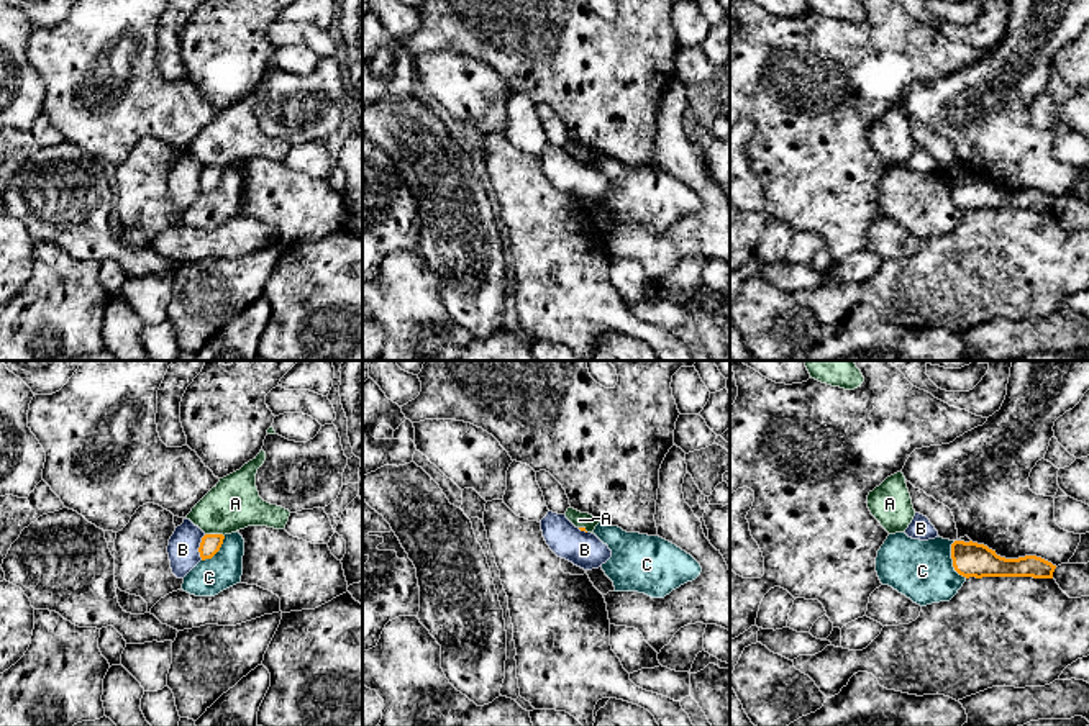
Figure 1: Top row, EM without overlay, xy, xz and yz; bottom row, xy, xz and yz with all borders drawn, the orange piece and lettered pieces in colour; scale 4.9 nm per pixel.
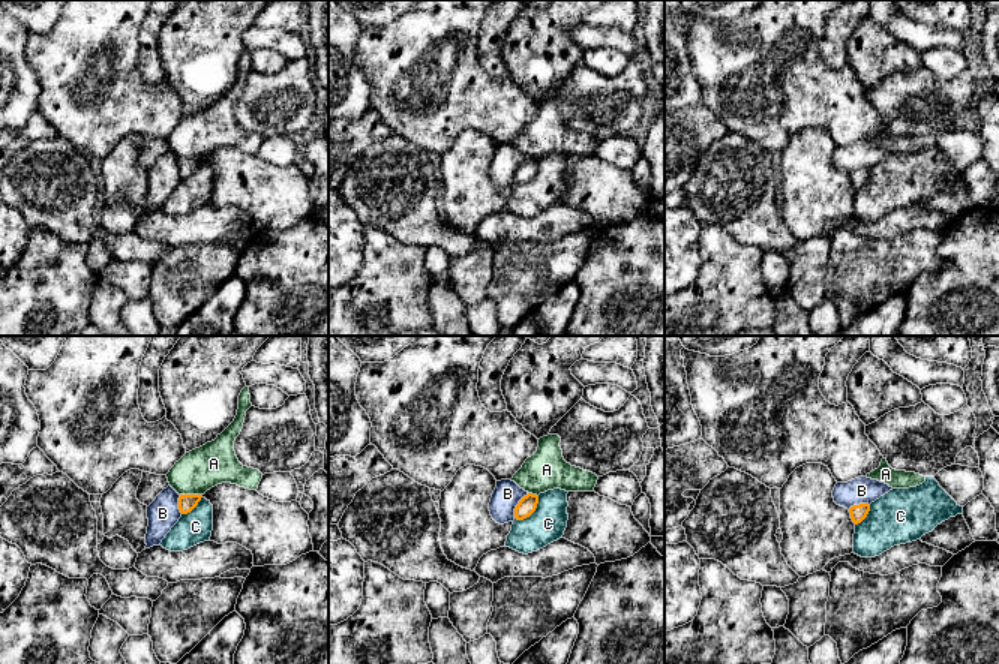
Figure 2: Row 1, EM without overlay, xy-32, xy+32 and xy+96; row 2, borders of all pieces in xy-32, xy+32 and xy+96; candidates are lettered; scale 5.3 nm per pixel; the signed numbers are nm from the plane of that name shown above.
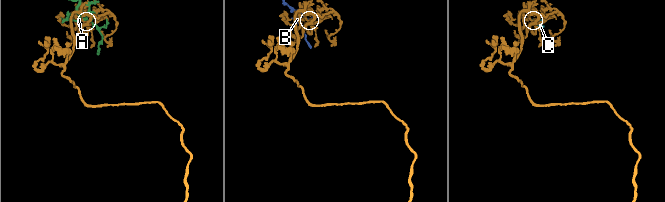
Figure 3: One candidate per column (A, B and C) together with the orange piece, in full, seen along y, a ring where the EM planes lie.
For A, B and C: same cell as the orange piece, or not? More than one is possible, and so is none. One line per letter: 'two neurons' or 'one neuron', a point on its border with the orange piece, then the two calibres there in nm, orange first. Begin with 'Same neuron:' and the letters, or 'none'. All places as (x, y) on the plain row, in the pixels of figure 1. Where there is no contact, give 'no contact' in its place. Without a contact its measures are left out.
Same neuron: none
A: two neurons; meets orange in xy at (215, 167); 100 nm thick on the orange side, 260 nm on the other
B: two neurons; meets orange in xy at (199, 181); 100 nm thick on the orange side, 150 nm on the other
C: two neurons; meets orange in yz at (953, 194); 180 nm thick on the orange side, 300 nm on the other

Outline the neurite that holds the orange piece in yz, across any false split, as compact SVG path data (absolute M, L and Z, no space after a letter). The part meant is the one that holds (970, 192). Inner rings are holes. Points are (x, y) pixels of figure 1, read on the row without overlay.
M955 174L951 177L951 192L955 203L969 211L982 210L1033 210L1053 211L1056 198L1037 190L1025 188L1018 192L1005 192L984 177Z

